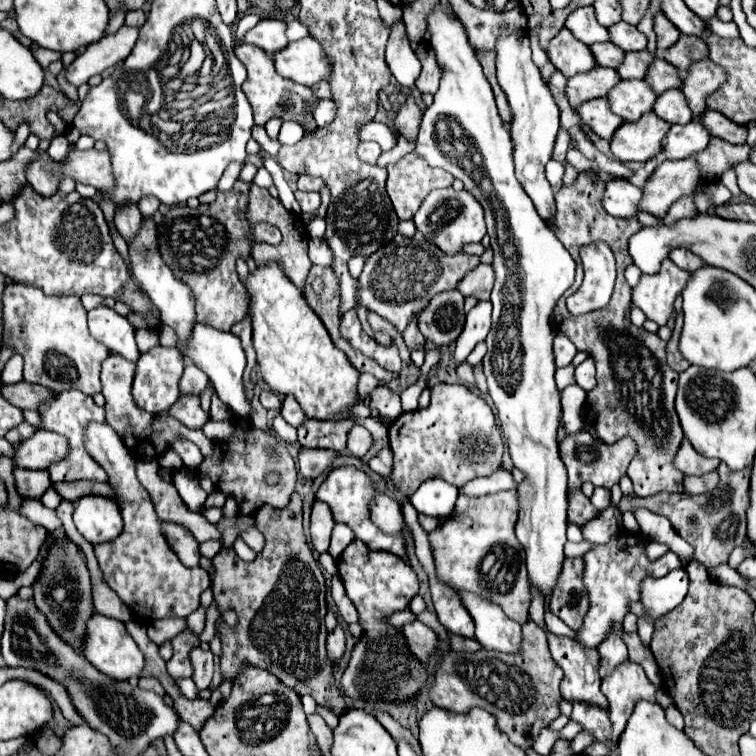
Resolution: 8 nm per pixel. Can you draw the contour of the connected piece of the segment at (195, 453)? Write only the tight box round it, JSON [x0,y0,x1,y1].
[172,441,204,469]

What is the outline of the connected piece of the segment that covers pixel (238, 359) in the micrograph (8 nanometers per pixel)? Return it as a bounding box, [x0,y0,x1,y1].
[180,321,252,417]

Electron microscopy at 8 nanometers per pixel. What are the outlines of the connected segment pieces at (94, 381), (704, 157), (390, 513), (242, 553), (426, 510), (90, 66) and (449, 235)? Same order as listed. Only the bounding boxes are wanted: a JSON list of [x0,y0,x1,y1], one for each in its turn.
[[4,283,110,395],[694,137,750,181],[368,495,412,537],[234,537,254,561],[410,479,458,517],[66,25,138,87],[412,187,486,255]]

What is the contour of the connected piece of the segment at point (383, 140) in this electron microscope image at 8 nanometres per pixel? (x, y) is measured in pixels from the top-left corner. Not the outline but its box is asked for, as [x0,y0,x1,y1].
[360,121,396,151]

